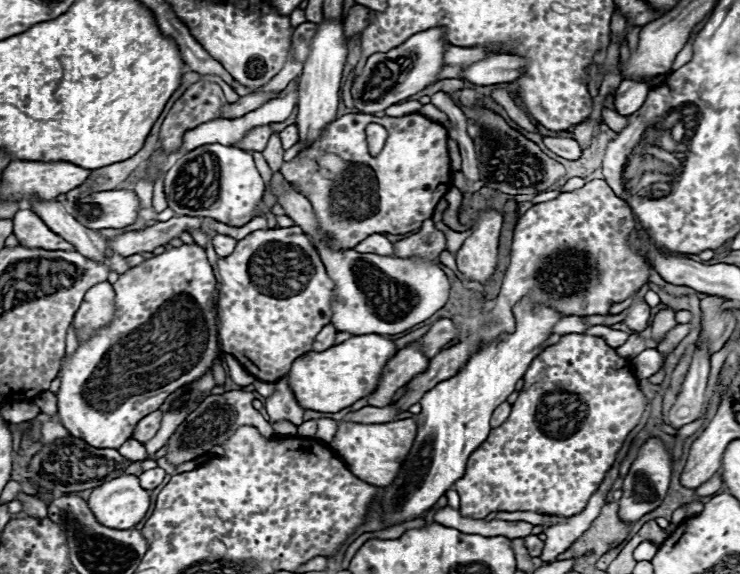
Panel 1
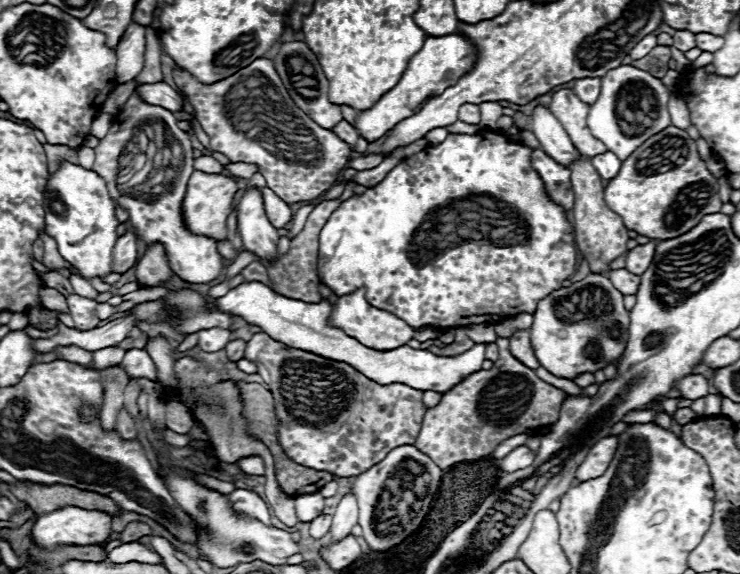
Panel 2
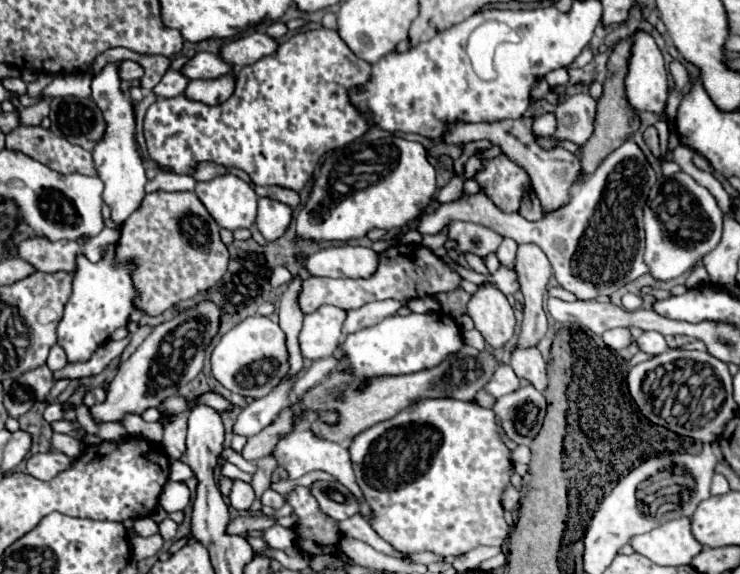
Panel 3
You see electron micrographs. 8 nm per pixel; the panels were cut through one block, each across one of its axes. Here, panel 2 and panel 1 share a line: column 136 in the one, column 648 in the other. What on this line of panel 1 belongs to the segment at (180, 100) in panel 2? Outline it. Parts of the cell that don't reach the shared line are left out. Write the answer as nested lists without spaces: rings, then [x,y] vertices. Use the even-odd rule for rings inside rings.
[[[622,80],[622,84],[618,86],[616,94],[614,94],[614,104],[616,104],[616,112],[630,116],[634,114],[646,100],[650,92],[650,86],[646,82],[634,82],[634,80]]]

